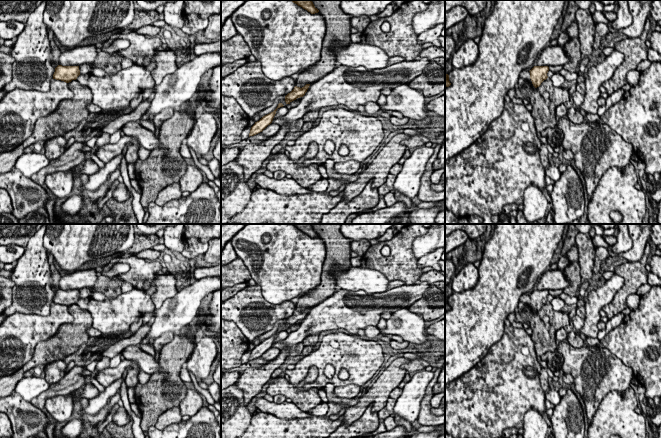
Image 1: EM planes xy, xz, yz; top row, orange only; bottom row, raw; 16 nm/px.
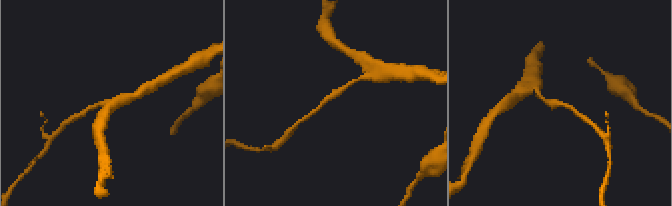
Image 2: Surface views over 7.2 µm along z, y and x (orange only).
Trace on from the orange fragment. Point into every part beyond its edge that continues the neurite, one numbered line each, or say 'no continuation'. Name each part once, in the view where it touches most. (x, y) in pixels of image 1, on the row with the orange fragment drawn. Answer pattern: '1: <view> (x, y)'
no continuation

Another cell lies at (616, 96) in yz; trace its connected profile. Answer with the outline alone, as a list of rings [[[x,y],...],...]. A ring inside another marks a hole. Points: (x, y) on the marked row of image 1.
[[[621,88],[609,95],[606,99],[606,104],[599,107],[597,114],[601,117],[612,105],[622,99],[624,92],[625,91]]]

